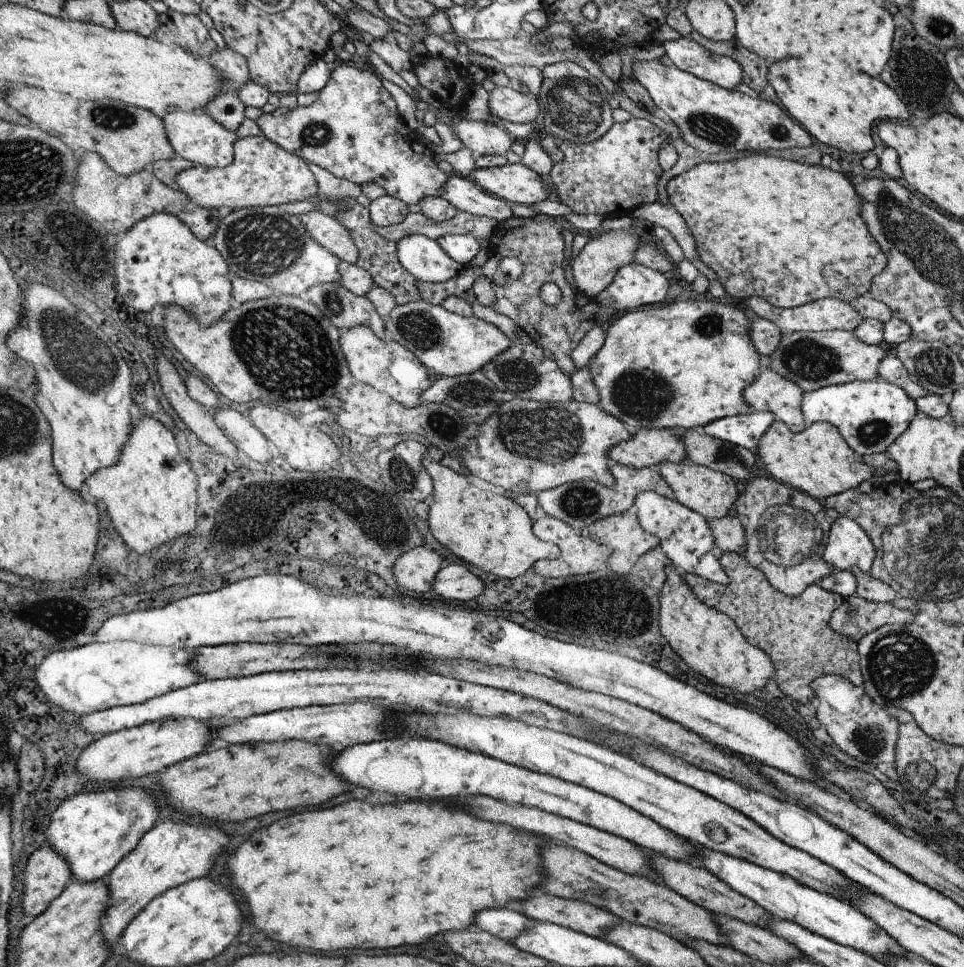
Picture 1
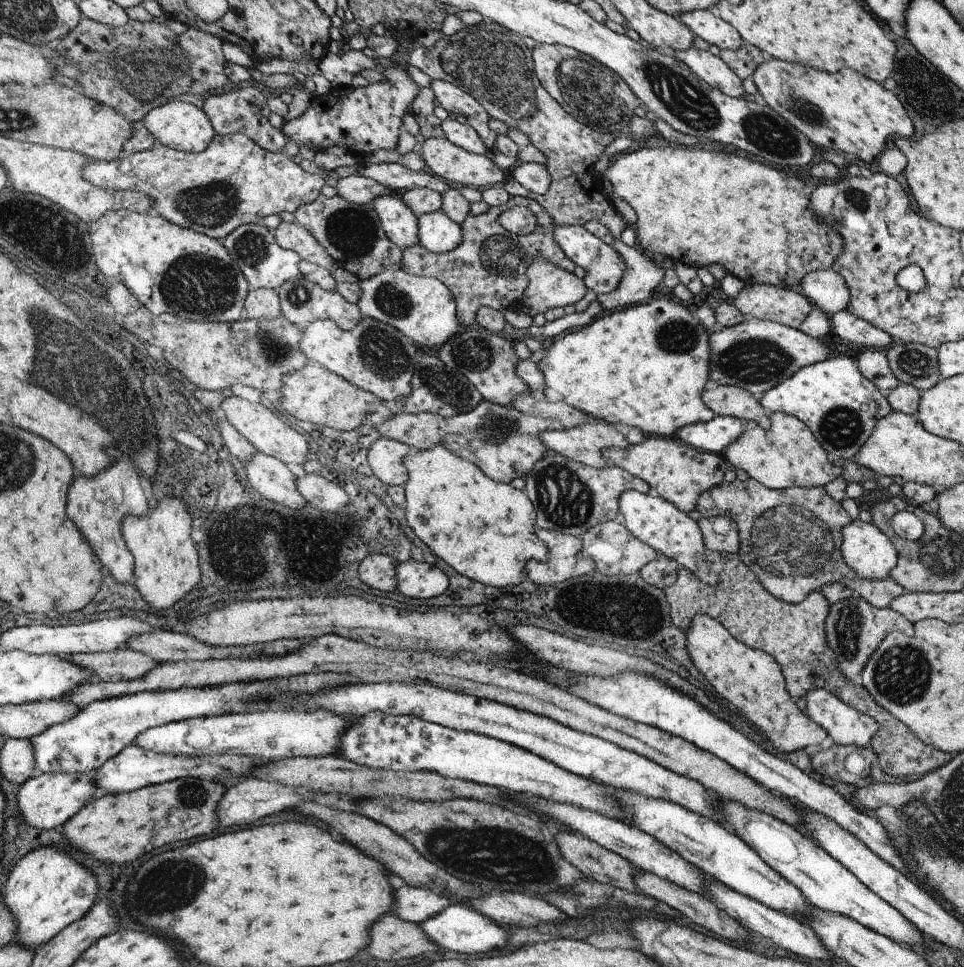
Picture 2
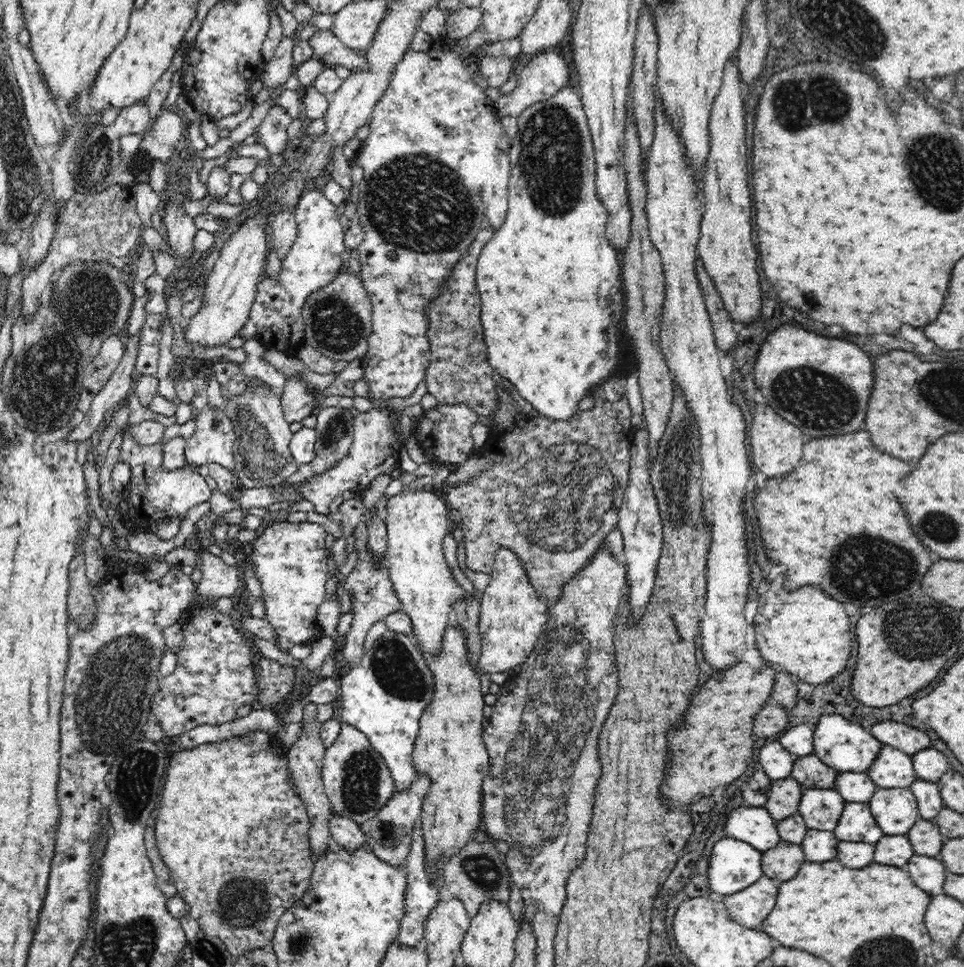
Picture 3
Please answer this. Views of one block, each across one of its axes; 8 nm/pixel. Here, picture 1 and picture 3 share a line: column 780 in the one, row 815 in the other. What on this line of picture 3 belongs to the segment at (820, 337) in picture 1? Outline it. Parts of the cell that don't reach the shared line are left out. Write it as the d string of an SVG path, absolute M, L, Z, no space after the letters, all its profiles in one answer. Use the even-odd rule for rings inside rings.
M345 722L341 724L340 734L334 744L325 748L321 777L333 812L351 818L360 825L374 818L396 792L390 769L382 755L362 731Z

